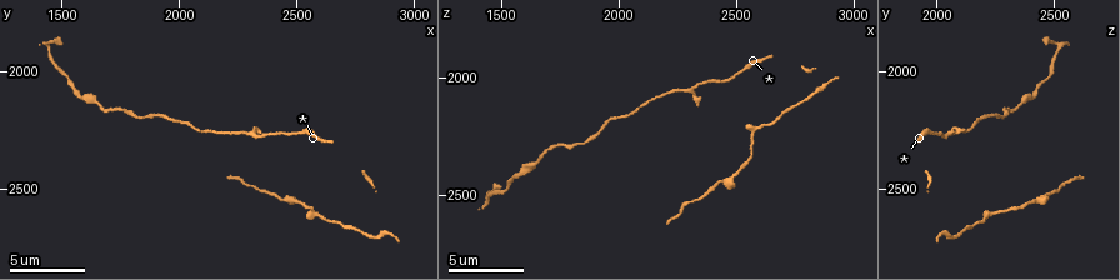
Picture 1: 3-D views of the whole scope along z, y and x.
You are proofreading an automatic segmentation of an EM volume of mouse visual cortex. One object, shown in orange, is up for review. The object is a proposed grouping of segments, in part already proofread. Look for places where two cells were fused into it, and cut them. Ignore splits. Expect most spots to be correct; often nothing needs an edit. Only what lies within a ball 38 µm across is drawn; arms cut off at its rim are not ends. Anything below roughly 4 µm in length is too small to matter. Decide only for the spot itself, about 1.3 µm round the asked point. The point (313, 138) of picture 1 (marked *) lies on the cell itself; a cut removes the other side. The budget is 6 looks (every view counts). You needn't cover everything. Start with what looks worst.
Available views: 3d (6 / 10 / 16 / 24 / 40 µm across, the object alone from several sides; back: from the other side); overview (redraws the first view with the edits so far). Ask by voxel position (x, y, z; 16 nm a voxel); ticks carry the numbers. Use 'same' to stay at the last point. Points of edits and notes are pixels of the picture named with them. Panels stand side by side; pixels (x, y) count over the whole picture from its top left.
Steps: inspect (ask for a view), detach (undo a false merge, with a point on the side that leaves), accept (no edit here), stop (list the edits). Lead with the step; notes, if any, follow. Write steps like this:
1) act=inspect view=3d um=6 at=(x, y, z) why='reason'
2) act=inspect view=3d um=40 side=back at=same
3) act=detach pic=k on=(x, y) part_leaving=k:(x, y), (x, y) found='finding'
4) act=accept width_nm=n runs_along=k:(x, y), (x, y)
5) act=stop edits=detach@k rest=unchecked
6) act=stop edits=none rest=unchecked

act=inspect view=3d um=16 at=(2420, 2540, 2450) why='side arm on a straight run'

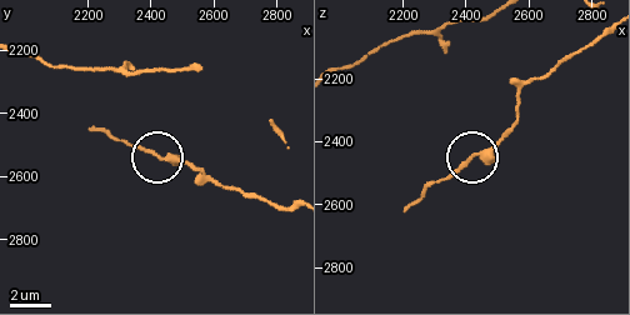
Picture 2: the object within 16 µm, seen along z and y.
act=inspect view=3d um=16 side=back at=(2430, 2540, 2450)

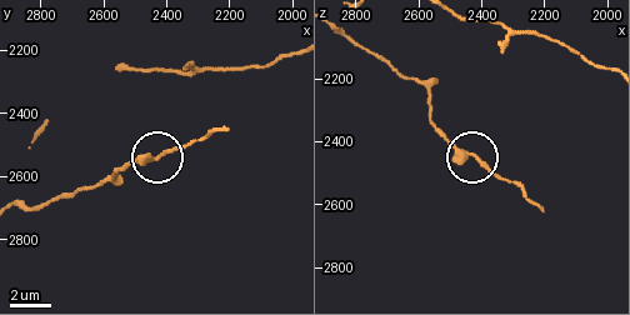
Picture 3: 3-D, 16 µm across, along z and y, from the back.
act=accept found='one cell here'

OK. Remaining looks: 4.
act=inspect view=3d um=10 at=(1690, 2150, 2330) why='thick turns thin'

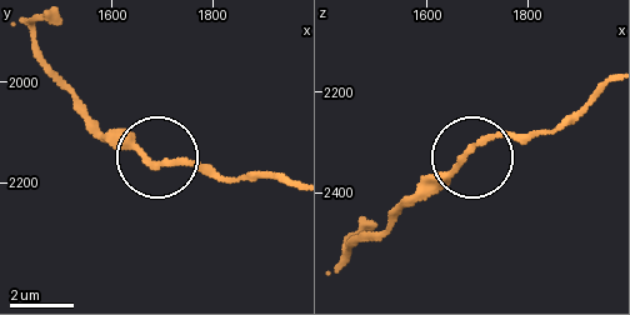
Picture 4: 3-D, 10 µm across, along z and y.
act=accept found='all the same cell'

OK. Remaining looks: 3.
act=inspect view=3d um=6 at=(2670, 2640, 2180) why='thick turns thin'

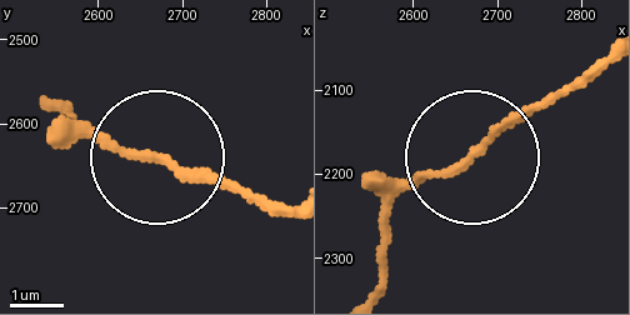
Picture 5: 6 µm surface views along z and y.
act=inspect view=3d um=6 side=back at=(2665, 2635, 2180) why='from behind'

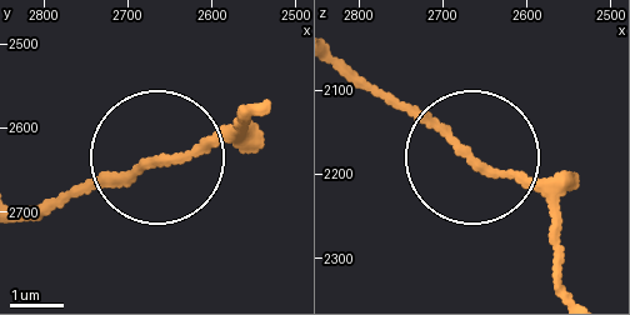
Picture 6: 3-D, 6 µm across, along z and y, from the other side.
act=accept found='continuous, no second cell'

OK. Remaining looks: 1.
act=stop edits=none rest=unchecked

